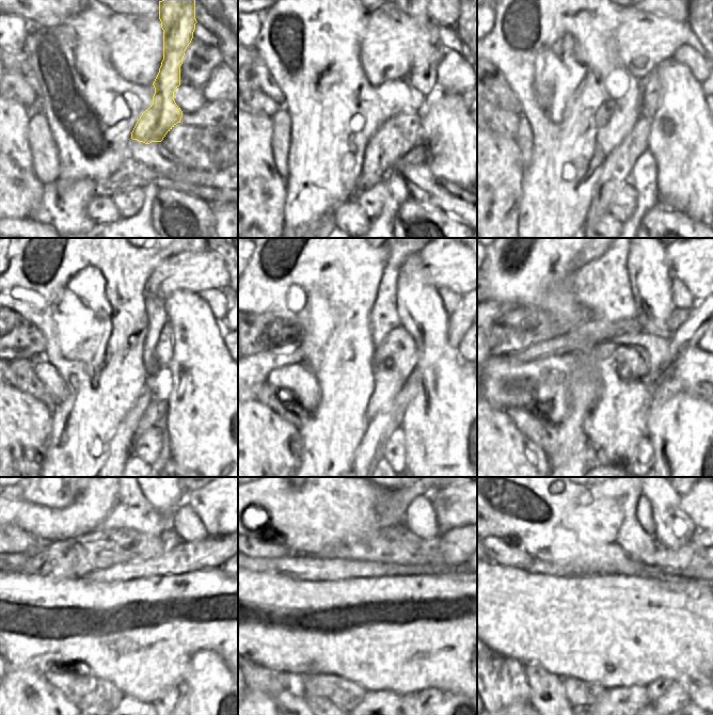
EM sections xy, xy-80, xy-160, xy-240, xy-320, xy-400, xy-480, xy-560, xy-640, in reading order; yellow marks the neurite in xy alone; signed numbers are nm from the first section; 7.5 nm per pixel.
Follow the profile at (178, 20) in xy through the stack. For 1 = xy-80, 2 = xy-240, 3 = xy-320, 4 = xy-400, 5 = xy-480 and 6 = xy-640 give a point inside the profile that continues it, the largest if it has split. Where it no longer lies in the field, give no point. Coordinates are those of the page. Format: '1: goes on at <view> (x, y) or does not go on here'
1: goes on at xy-80 (400, 133)
2: goes on at xy-240 (122, 444)
3: does not go on here
4: does not go on here
5: does not go on here
6: does not go on here

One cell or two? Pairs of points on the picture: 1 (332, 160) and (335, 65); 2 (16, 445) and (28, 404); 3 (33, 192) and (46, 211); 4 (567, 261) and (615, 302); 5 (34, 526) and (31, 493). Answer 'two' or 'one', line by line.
1: one
2: one
3: two
4: two
5: two

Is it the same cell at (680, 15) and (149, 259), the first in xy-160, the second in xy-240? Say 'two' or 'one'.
one

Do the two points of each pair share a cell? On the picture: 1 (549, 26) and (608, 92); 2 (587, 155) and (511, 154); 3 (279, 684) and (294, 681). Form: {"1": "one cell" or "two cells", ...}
{"1": "one cell", "2": "two cells", "3": "one cell"}

